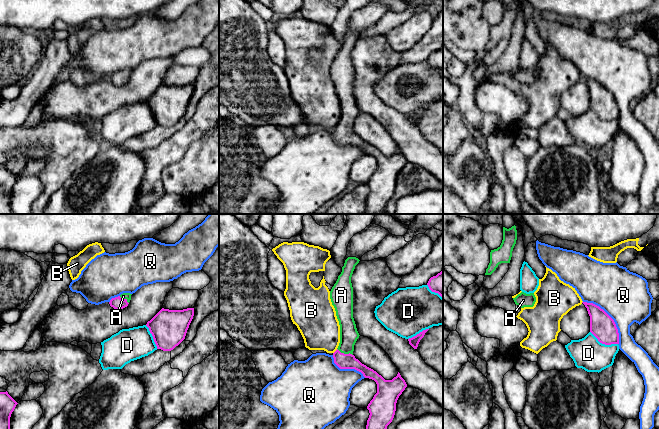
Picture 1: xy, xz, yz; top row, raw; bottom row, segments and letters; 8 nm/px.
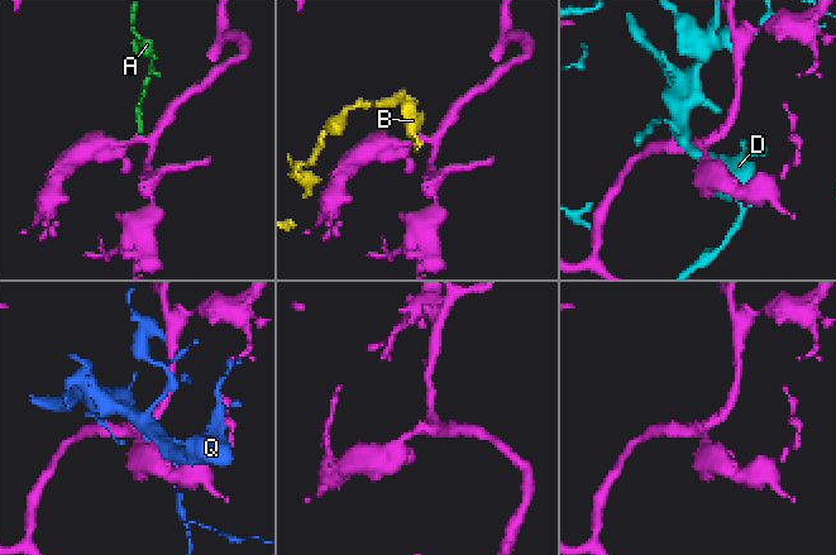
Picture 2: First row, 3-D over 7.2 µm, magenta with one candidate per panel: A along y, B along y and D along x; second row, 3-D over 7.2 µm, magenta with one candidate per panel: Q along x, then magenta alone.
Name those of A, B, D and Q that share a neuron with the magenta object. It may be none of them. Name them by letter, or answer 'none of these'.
none of these

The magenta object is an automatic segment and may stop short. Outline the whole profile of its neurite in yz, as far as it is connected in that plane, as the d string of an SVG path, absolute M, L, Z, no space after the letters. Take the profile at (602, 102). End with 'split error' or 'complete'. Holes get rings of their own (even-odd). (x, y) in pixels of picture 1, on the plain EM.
M582 78L590 92L590 108L605 121L619 120L619 109L614 96L599 82Z; complete

